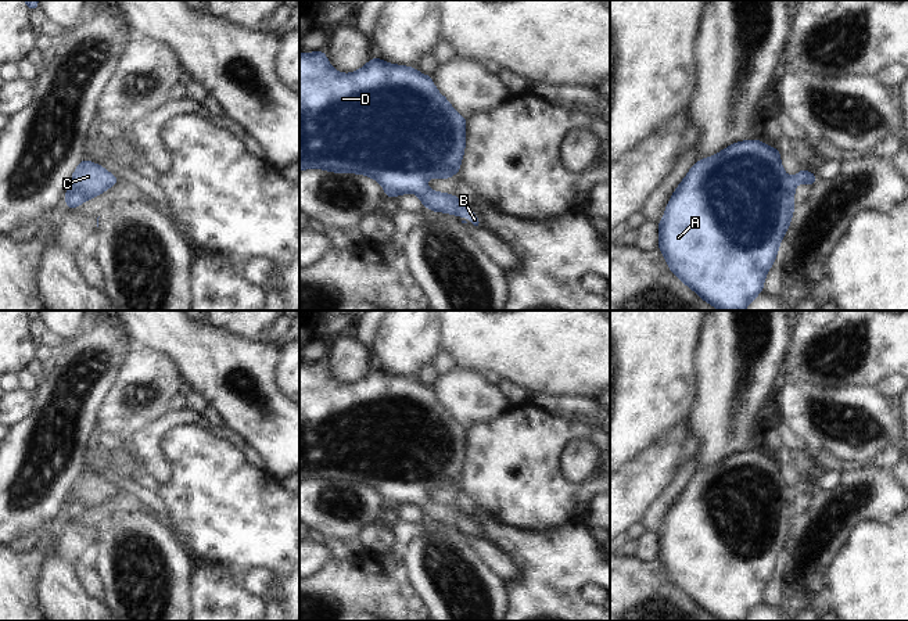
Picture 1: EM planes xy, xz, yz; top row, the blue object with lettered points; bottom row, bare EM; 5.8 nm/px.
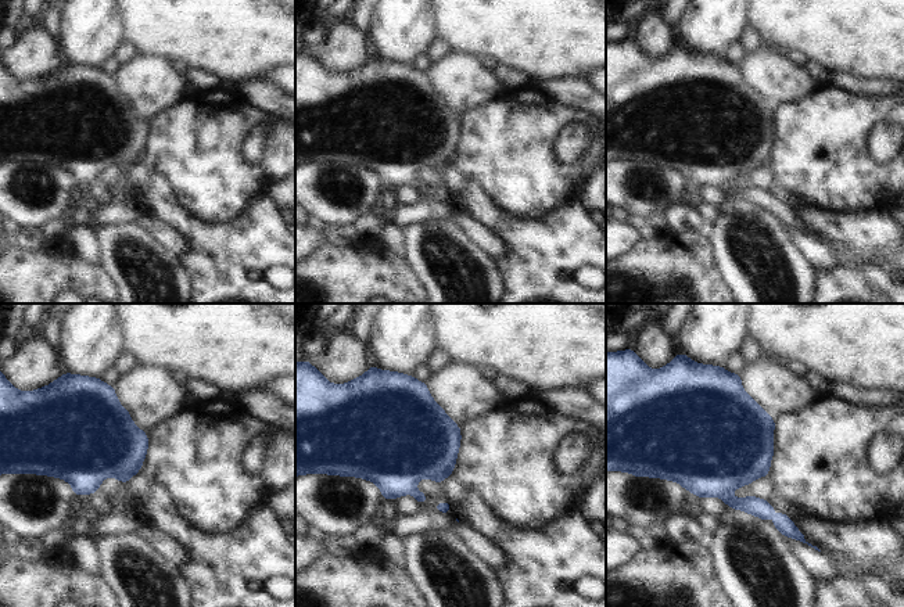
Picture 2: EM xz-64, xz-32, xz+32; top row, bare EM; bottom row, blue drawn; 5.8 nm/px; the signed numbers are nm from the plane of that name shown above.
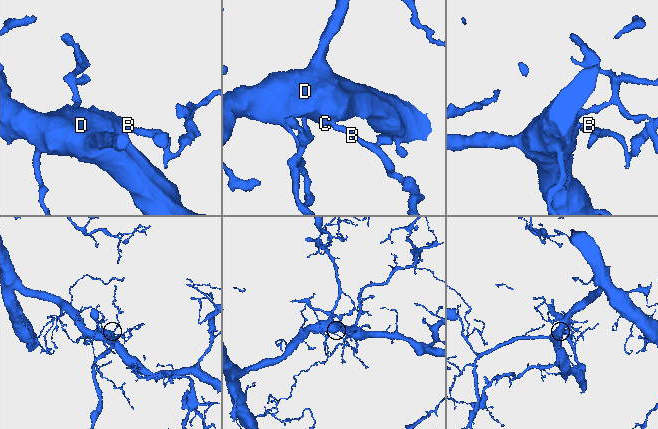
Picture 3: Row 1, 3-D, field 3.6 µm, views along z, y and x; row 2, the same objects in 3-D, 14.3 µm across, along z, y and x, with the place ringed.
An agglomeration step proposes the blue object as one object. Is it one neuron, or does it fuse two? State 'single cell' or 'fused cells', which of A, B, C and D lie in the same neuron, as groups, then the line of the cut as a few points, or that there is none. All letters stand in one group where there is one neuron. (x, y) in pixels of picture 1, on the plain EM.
single cell; A B C D; no cut

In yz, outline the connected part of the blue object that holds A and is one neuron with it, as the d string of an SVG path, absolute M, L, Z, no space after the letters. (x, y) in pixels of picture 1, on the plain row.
M760 451L735 453L713 467L697 471L674 502L664 528L657 535L658 559L670 581L718 621L744 621L762 602L765 586L792 532L796 495L814 496L817 491L812 482L803 480L789 488L778 459L771 459Z

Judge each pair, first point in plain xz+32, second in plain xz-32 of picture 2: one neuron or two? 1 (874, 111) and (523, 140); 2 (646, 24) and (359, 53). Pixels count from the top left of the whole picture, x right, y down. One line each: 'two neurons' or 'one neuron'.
1: one neuron
2: one neuron

